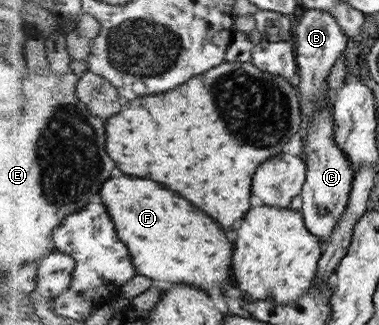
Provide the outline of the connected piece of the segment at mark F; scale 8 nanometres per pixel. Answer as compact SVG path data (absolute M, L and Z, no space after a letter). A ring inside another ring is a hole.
M126 174L122 178L110 180L105 186L100 200L109 208L121 239L129 245L139 274L153 279L154 282L160 280L172 282L174 285L196 285L201 286L205 291L210 290L212 286L217 286L225 292L224 284L232 284L236 288L237 277L233 271L235 244L230 242L228 234L212 216L208 216L204 210L194 206L190 200L164 188L156 180L142 180Z

